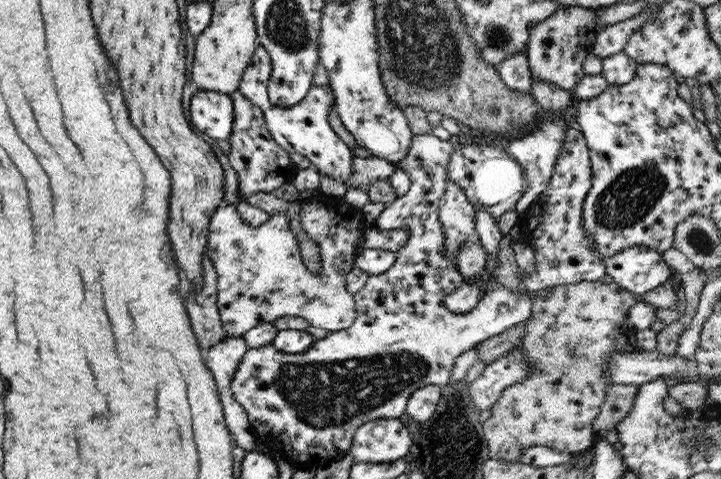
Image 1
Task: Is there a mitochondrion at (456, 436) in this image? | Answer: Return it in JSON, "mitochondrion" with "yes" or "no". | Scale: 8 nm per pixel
{"mitochondrion":"yes"}

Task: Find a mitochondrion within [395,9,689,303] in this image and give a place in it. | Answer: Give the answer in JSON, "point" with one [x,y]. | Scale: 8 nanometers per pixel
{"point":[626,199]}

